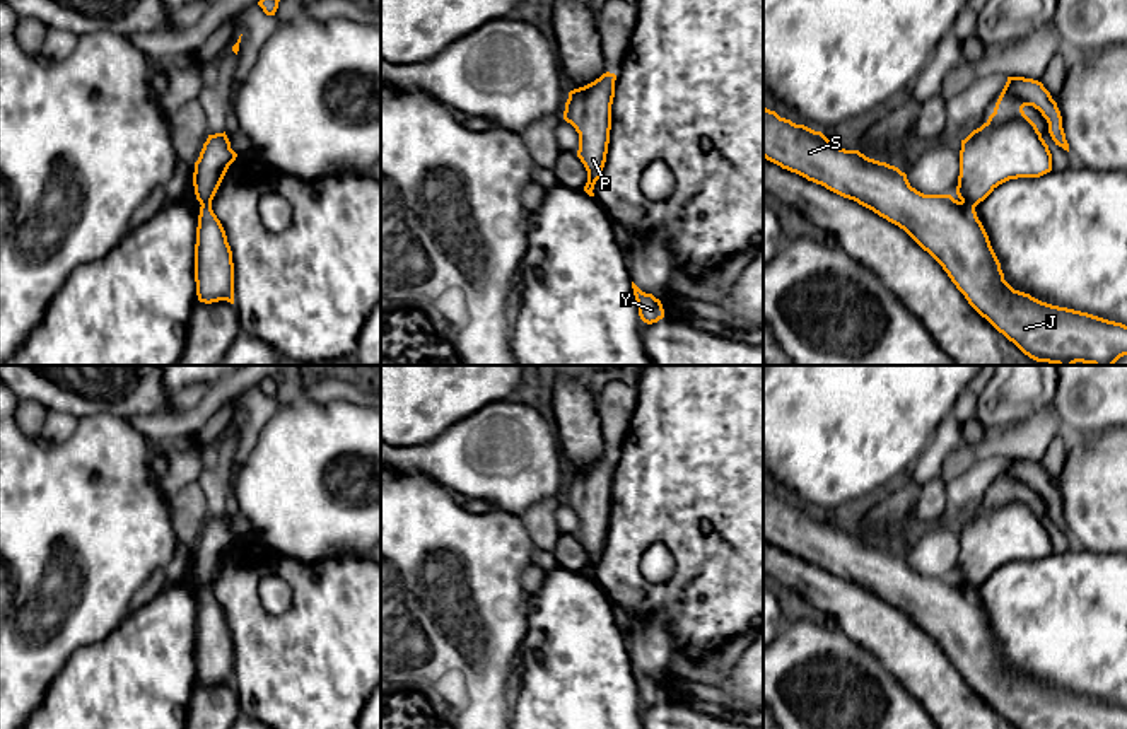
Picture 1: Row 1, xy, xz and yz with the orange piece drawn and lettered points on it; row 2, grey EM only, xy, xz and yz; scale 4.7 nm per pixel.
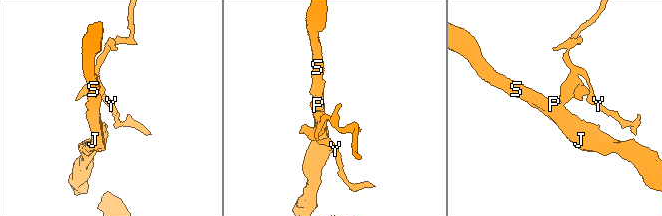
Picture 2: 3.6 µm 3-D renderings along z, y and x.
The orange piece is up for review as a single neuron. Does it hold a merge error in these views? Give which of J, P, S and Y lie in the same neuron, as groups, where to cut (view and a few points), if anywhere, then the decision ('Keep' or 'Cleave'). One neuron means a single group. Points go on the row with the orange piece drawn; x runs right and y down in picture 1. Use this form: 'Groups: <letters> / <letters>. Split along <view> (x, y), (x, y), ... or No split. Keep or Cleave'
Groups: J P S / Y. Split along yz (962, 200), (974, 207). Cleave

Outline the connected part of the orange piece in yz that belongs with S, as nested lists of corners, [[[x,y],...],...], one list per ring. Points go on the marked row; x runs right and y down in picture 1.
[[[763,108],[763,157],[782,169],[857,201],[903,229],[948,273],[968,304],[999,333],[1036,362],[1113,365],[1127,355],[1127,326],[1088,312],[1052,306],[1014,290],[1001,270],[975,207],[951,195],[924,195],[910,186],[898,167],[833,145],[821,131],[780,118]]]

